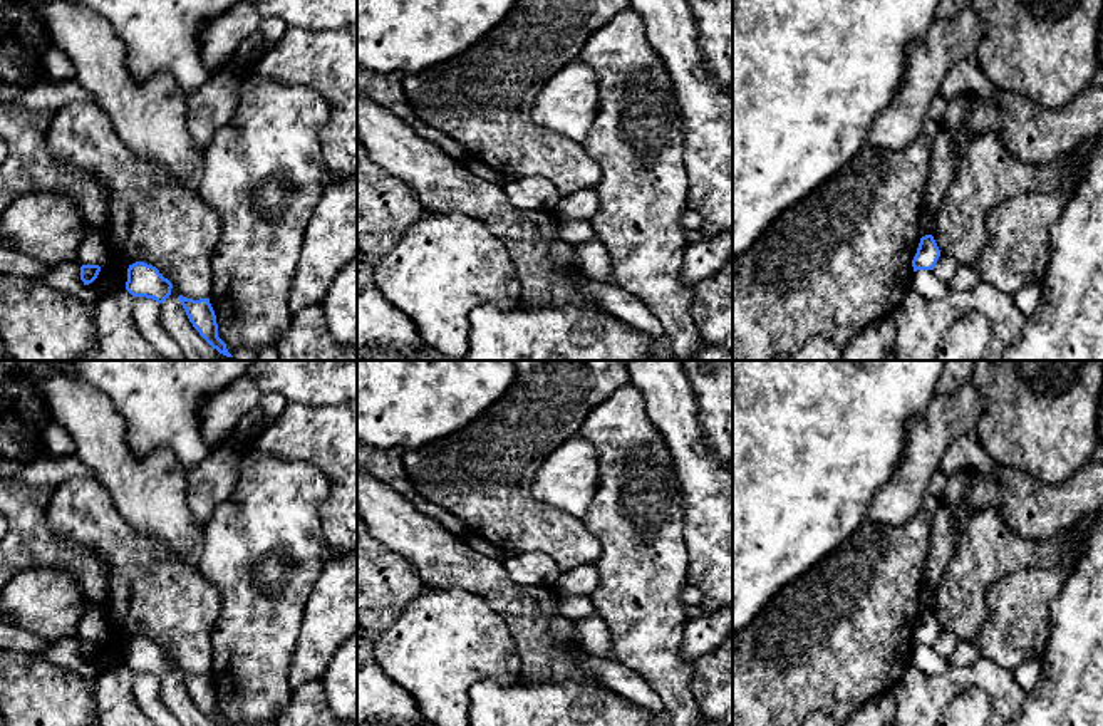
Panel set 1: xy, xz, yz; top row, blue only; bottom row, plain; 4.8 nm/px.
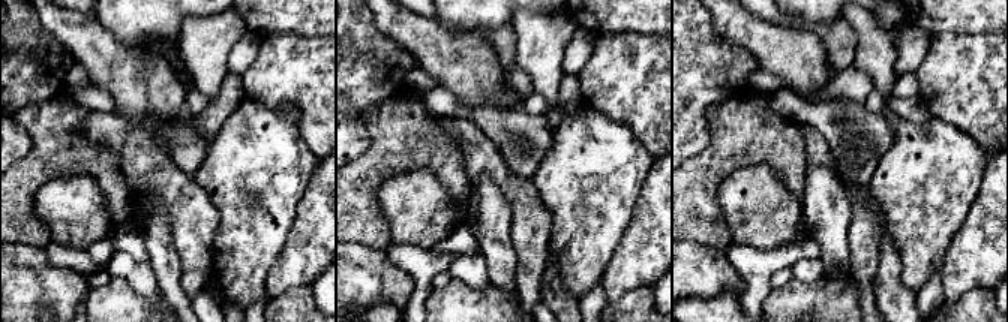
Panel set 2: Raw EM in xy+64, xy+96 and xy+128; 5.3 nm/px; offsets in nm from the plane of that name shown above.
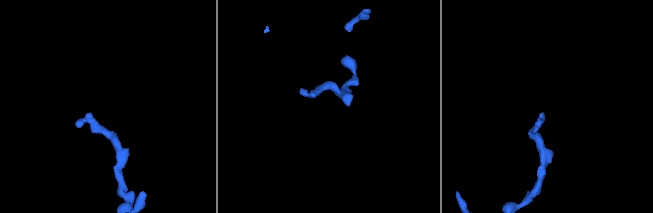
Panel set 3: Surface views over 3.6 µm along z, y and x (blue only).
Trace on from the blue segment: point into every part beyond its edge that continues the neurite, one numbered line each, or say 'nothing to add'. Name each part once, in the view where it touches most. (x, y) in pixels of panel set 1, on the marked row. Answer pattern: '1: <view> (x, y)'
nothing to add

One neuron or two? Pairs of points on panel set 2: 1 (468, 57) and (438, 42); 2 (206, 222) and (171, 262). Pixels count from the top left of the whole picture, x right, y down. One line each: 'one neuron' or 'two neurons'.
1: one neuron
2: two neurons

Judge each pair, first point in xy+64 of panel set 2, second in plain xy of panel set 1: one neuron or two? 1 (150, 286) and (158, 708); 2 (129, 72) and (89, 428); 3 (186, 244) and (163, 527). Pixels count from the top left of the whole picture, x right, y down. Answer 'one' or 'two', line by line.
1: one
2: one
3: two

